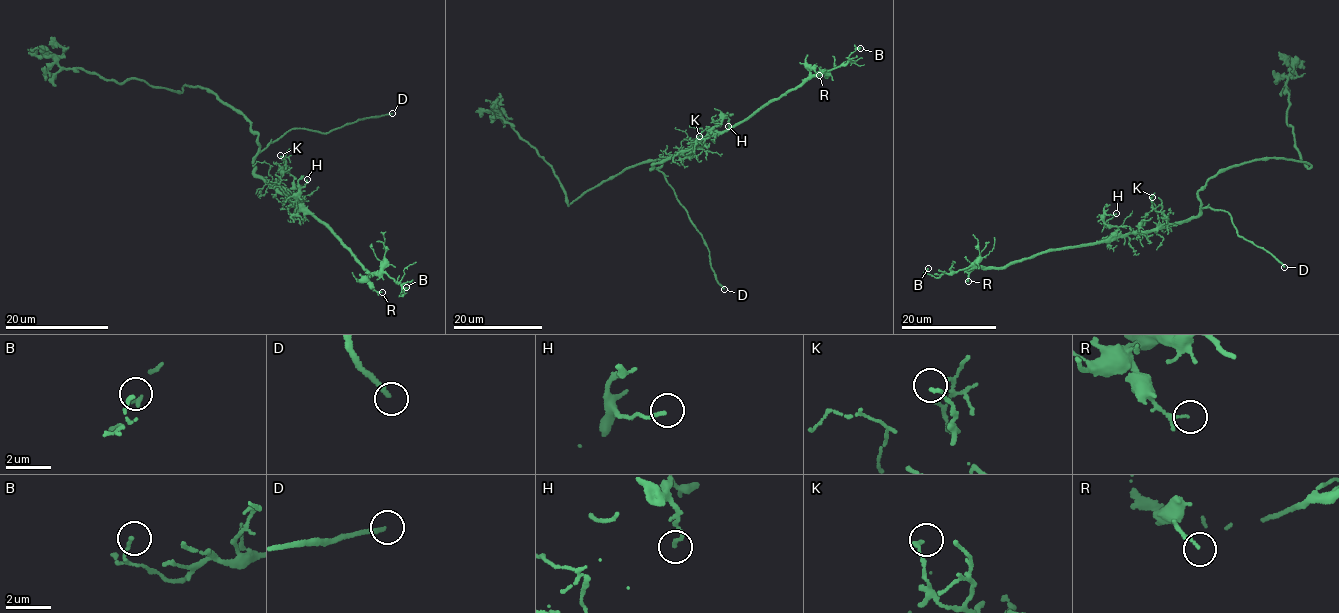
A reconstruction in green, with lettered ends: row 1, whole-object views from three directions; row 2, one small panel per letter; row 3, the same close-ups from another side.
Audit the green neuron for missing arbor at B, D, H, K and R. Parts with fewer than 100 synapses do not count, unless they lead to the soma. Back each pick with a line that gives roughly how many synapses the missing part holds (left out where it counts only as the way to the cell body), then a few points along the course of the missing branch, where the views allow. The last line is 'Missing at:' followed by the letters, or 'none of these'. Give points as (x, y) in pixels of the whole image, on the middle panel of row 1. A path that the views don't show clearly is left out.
Missing at: D

